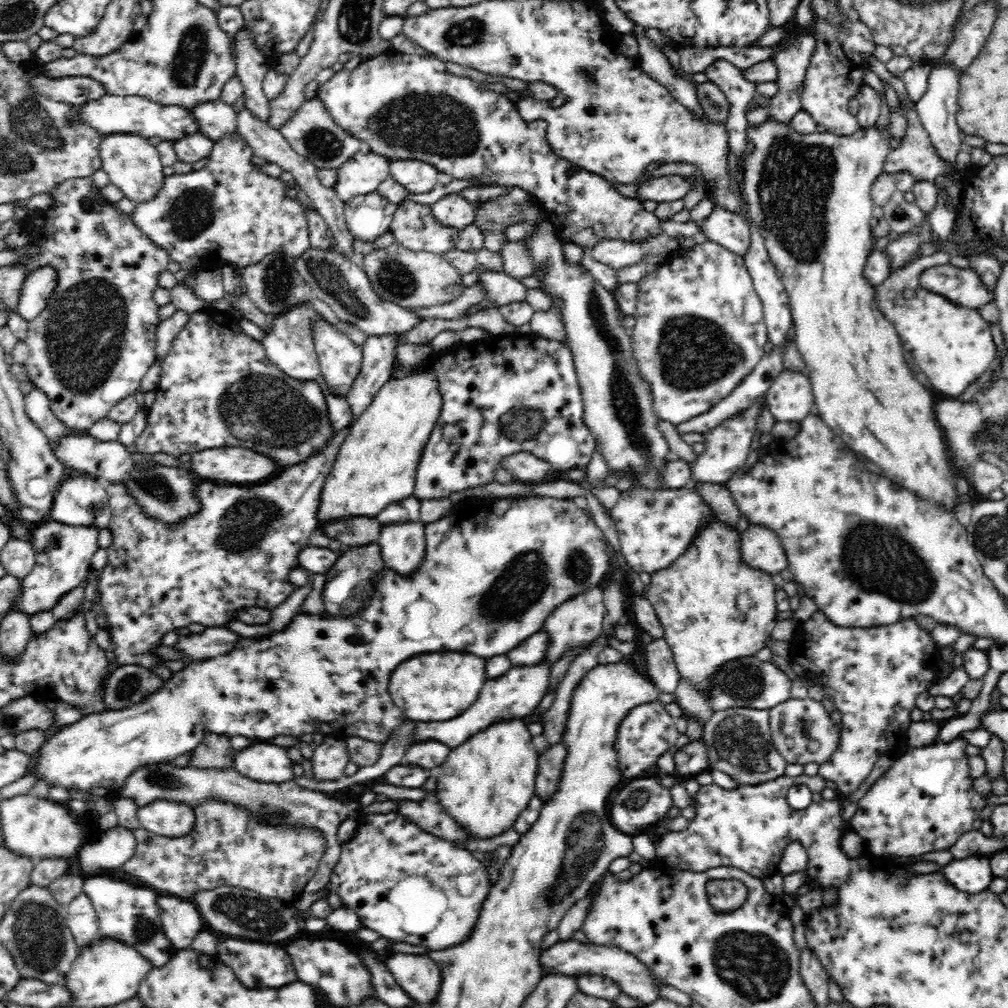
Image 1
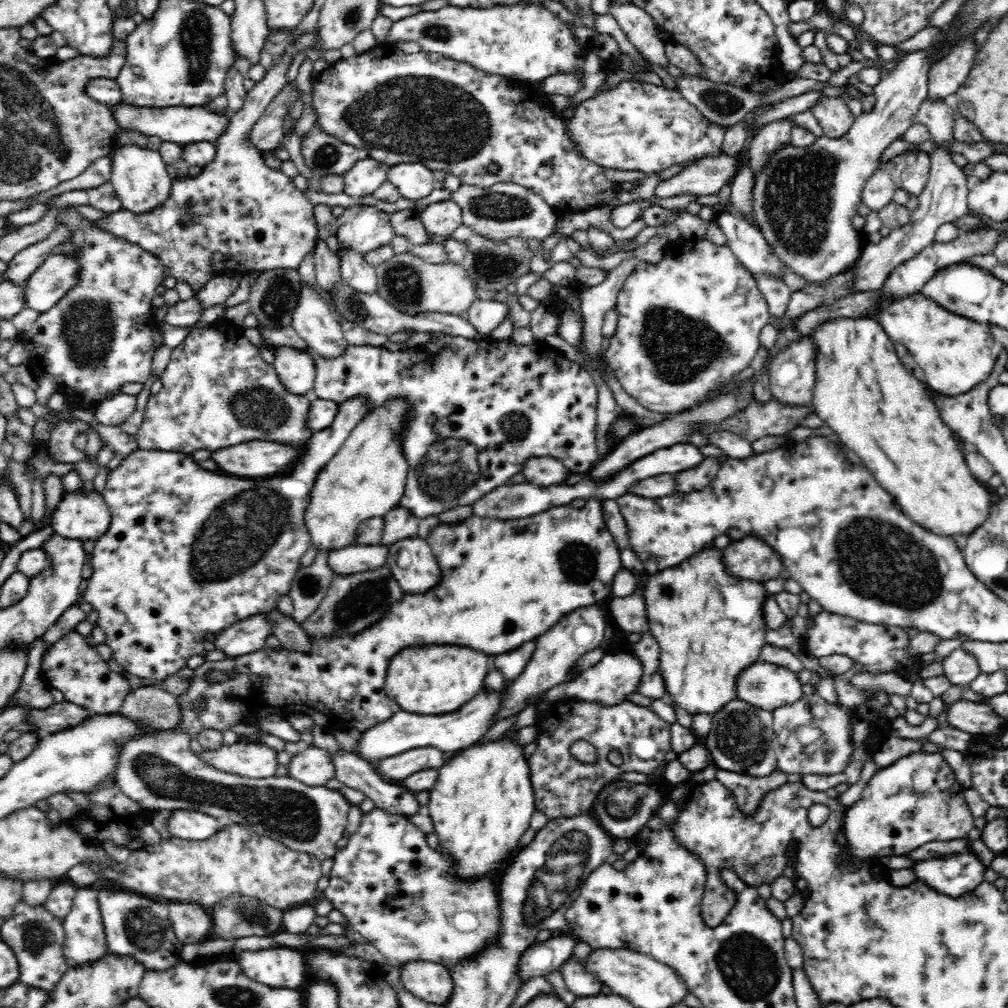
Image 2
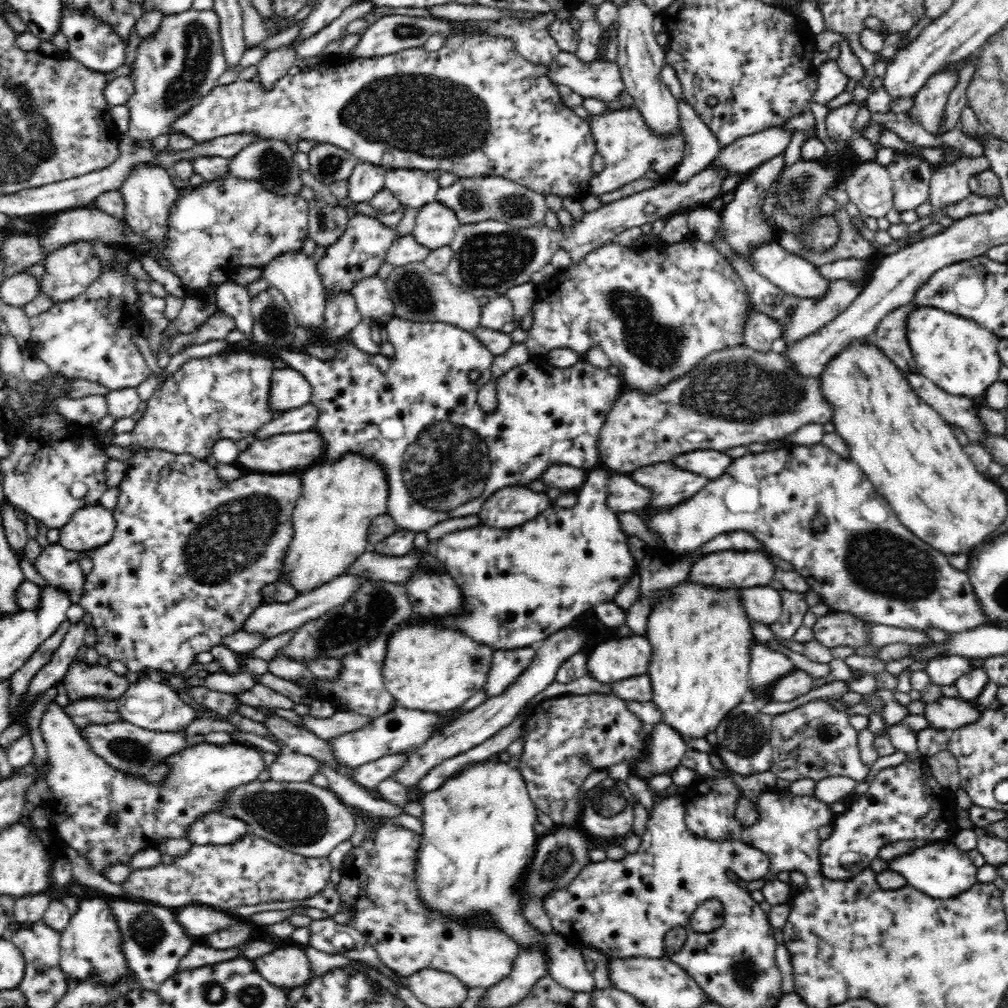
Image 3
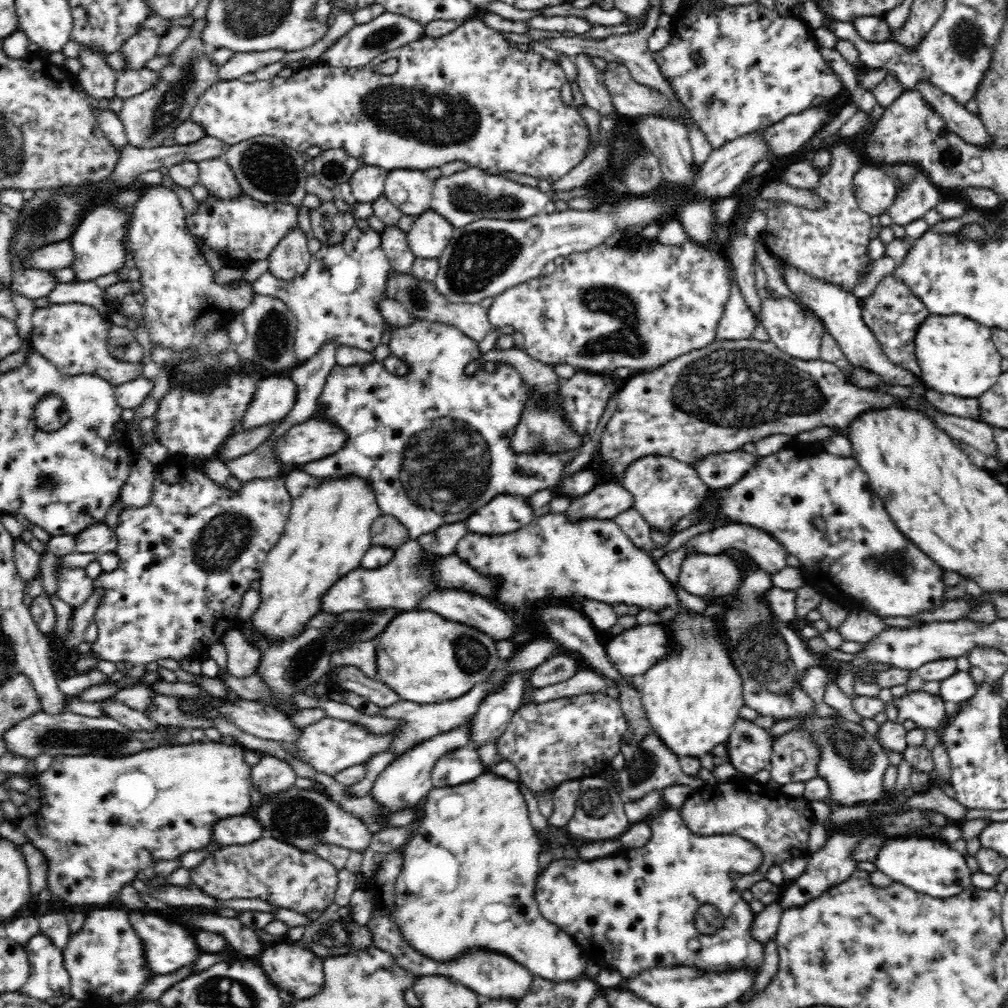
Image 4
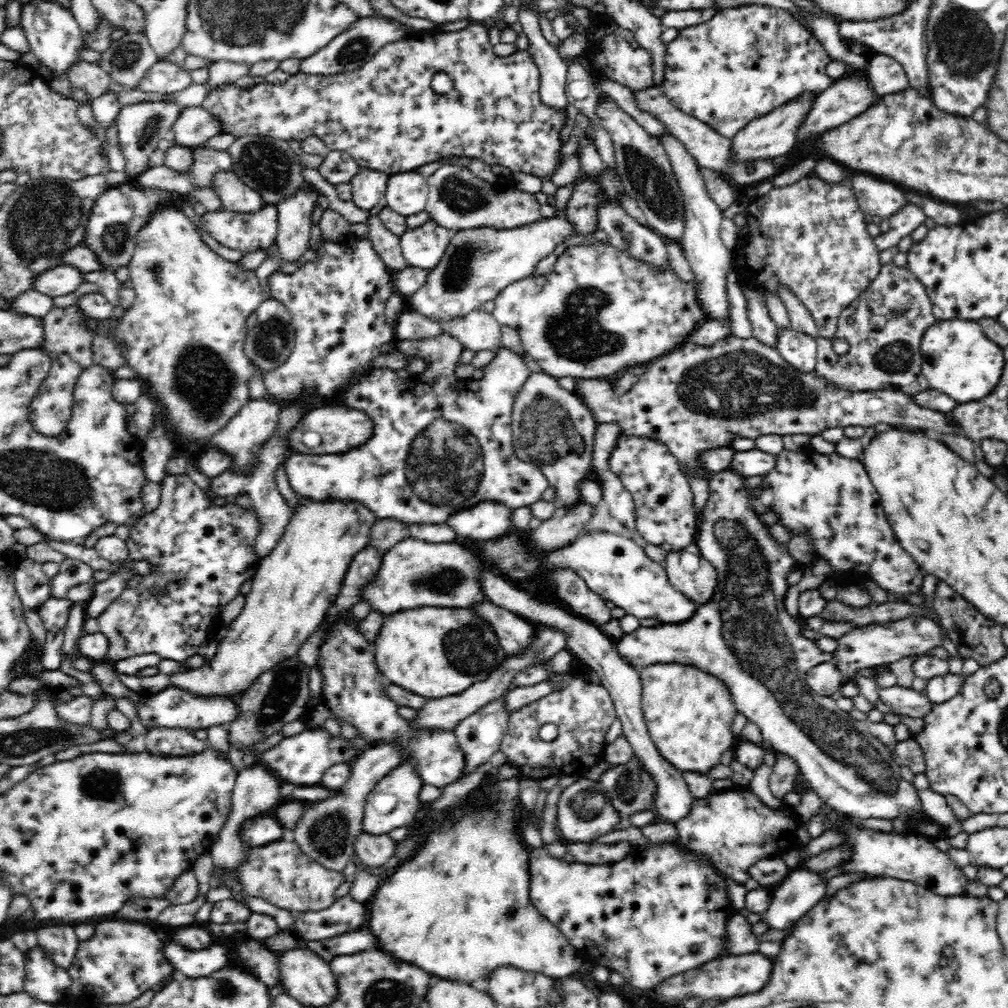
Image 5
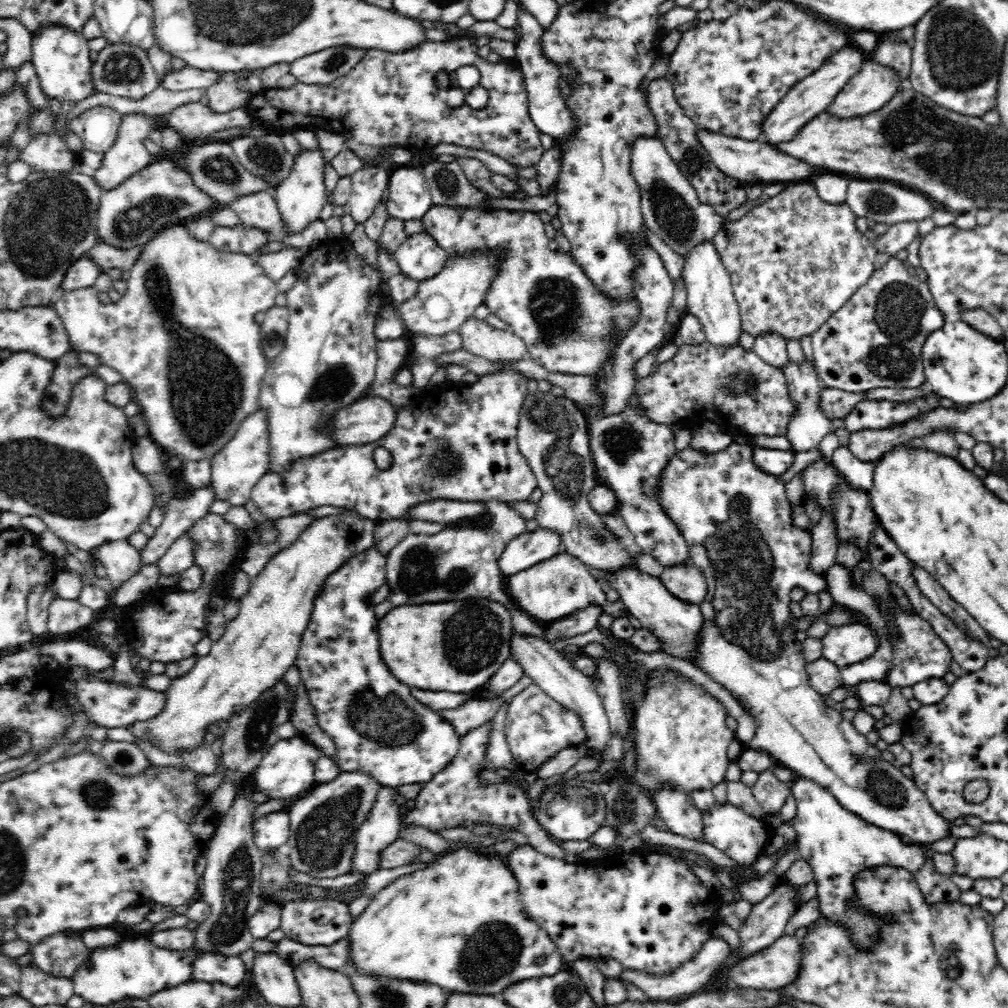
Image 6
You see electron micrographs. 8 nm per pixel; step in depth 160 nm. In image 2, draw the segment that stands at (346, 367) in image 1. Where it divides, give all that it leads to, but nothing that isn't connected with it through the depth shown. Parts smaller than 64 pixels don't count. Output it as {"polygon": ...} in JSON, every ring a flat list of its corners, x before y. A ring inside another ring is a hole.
{"polygon":[[306,284,302,285,296,310,292,314,291,326,297,335,306,341,308,349,324,359,338,358,349,346,341,328,341,322,334,315,334,311,320,294,314,292,312,288,308,288]]}

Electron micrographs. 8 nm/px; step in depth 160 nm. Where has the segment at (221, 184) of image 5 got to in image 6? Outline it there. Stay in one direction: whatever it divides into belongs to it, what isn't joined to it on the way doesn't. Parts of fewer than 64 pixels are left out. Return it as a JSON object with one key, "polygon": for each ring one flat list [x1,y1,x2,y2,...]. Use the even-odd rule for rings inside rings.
{"polygon":[[268,191,256,192,236,198,227,206,240,218,242,224,269,231,273,239,288,234,283,224,274,195]]}

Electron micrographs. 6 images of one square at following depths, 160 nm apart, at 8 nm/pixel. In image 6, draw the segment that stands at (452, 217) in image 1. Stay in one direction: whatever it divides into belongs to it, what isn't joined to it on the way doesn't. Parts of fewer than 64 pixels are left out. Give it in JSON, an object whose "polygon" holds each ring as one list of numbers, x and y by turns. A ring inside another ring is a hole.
{"polygon":[[425,231,408,236,394,252,400,270,413,280,422,282,442,270,448,253]]}

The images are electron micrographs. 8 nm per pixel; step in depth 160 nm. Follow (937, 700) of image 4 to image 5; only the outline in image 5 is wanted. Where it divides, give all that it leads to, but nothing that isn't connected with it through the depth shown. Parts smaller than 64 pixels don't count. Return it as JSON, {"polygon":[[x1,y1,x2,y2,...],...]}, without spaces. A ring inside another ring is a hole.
{"polygon":[[894,686,894,688,880,689,879,693,882,702,891,708,890,712,902,717,924,720,932,707,936,706,925,693,917,692,912,687]]}

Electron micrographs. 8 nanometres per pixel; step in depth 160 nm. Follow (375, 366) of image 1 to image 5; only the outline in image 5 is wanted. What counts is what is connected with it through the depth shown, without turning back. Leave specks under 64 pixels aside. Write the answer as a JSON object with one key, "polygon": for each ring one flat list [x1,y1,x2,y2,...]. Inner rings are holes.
{"polygon":[[186,473,182,474,168,474,164,476,164,480,160,482,160,504,152,510,152,512,143,513,138,516,138,520,133,525,128,526,128,537,124,542,128,547,128,558,132,561,146,560,150,563,150,573,148,574,132,574,130,580,124,581,126,586,122,588,120,596,104,610,104,612,98,616,99,632,106,635,108,639,108,650,106,650,106,661,114,663,118,660,129,659,132,657,144,655,144,654,158,654,162,659,178,660,178,662,184,662,190,657,198,653,200,645,204,644,208,638,211,637,212,630,214,628,215,621,220,619,221,612,224,607,234,600,240,593,244,582,252,580,257,566,262,560,255,553,255,540,260,534,261,524,255,508,245,509,237,505,236,503,225,503,223,505,216,505,206,496,205,490,198,487]]}

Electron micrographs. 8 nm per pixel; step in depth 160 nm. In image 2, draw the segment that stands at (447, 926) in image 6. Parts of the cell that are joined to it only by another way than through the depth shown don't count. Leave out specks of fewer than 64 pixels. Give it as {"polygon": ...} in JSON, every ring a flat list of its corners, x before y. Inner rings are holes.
{"polygon":[[506,734,496,741,479,741,454,752,454,756,438,769,427,806,433,832,440,839,442,851,455,860,459,876,500,875,518,848,520,836,528,830,530,816,537,810,528,756,524,755,523,746,516,739,516,735],[570,957,561,966,566,988,577,997,589,997,600,994,603,983,597,976,588,971,580,961]]}

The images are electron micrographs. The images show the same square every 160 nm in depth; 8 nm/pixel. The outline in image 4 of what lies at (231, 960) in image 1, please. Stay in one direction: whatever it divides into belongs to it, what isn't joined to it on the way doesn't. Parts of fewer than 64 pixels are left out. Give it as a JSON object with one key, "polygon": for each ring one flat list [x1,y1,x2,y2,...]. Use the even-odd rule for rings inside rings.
{"polygon":[[279,940,270,946,272,946,272,948,264,950,259,965,262,966,266,976,278,989,290,992,296,1000,300,998,312,998,314,994,320,992,320,988,324,986,322,958,312,953,311,950,296,946,293,942,288,940]]}

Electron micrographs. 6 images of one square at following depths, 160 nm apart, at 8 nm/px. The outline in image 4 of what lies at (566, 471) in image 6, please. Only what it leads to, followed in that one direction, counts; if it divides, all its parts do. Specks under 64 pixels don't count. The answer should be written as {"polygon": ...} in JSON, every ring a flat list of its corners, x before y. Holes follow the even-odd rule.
{"polygon":[[494,347,485,352,479,361,475,360,468,364,464,371,468,375,473,375,481,363,485,364,487,361,497,364,506,363,506,365,514,367,521,374,523,381,529,386,533,386,533,392,548,394,548,392,556,390,556,386,558,386,559,377,552,365,532,358,524,349,517,347,508,348,508,350],[530,405,521,414,511,445,516,453,558,453,578,448,580,440,582,437,562,421,554,407,536,409]]}

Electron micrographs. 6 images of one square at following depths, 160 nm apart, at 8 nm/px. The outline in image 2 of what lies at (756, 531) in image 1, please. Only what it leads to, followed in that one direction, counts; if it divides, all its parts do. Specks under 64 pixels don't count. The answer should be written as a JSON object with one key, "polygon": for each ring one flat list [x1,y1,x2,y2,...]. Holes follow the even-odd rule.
{"polygon":[[748,534,723,548,723,563,728,574,762,583,778,578,783,569,777,552,761,538]]}

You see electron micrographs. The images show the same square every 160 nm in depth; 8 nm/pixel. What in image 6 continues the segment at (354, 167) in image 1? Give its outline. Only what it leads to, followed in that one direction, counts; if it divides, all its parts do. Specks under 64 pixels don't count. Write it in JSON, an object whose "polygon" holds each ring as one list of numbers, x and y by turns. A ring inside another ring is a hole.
{"polygon":[[364,166,352,174,351,196,346,205,348,213,362,226,382,203,384,190,389,186,391,170,382,167]]}

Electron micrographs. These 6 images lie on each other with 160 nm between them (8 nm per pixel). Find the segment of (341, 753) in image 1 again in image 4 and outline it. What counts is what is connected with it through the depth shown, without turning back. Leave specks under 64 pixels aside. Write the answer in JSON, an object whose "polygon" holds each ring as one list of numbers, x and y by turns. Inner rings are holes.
{"polygon":[[262,754,260,762,252,767,253,785,264,798,270,794,289,790,299,776,288,761,268,754]]}

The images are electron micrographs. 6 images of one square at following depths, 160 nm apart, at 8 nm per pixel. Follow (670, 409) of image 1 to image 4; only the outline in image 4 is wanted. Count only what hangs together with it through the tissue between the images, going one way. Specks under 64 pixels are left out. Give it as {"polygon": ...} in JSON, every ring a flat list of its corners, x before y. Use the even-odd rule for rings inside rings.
{"polygon":[[631,230,623,234,622,240,617,246,602,245,592,248,588,252,578,252,570,254,565,261,549,276,539,276,518,286,509,288,493,298,487,316,490,325,494,328,502,328,506,325,513,326,518,332,524,334,524,350,534,359,544,364,554,365,566,362,576,368,576,370,587,370,596,374,611,375,616,368,630,368,634,373,645,373,658,368,683,354,688,354,693,350,703,349,716,341,716,329,718,322,724,316,726,303,729,300,731,291,731,270,730,262,724,256,722,250,713,250,704,247,691,239,686,240,679,246,664,245,657,240,647,240,639,232]]}

